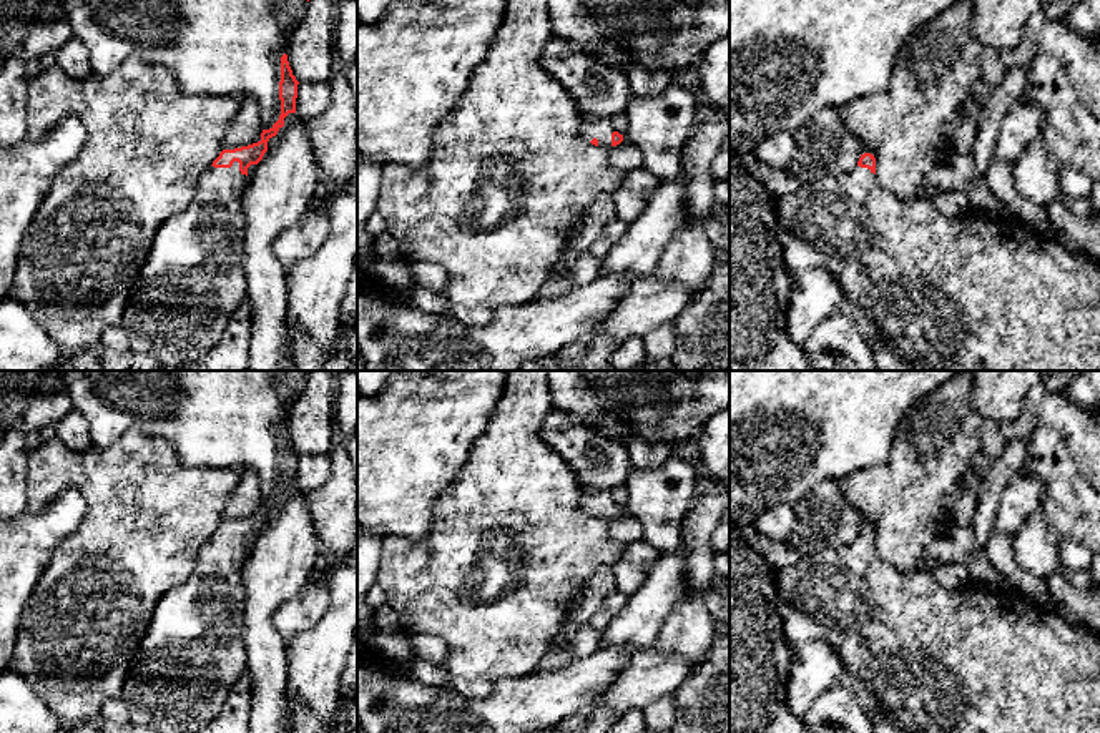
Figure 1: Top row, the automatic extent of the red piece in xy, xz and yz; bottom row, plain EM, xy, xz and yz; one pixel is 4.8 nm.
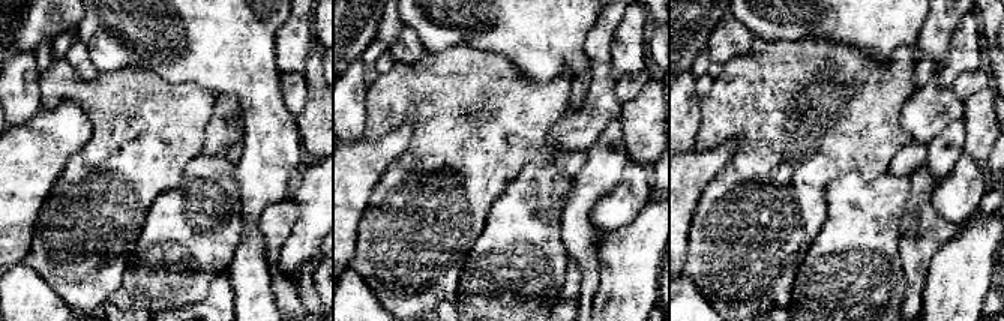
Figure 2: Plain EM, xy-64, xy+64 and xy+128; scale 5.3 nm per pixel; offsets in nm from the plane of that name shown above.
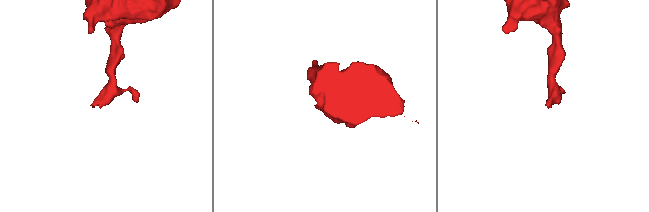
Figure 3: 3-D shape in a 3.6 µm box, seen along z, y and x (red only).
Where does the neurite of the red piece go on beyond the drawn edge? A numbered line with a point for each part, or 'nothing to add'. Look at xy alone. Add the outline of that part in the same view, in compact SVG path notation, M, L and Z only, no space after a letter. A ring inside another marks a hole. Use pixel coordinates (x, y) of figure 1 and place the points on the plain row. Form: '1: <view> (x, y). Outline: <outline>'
1: xy (193, 652). Outline: M238 534L231 540L211 539L199 549L186 582L158 600L121 690L131 723L150 725L156 733L199 733L221 713L248 663L246 558L248 549L239 544Z

